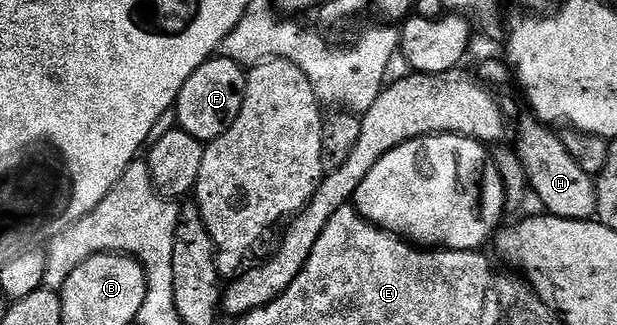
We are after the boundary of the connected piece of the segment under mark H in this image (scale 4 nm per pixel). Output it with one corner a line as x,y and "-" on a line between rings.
541,122
526,123
518,133
518,160
526,170
529,190
543,203
545,210
565,219
589,219
598,210
598,192
595,180
573,159
559,136

